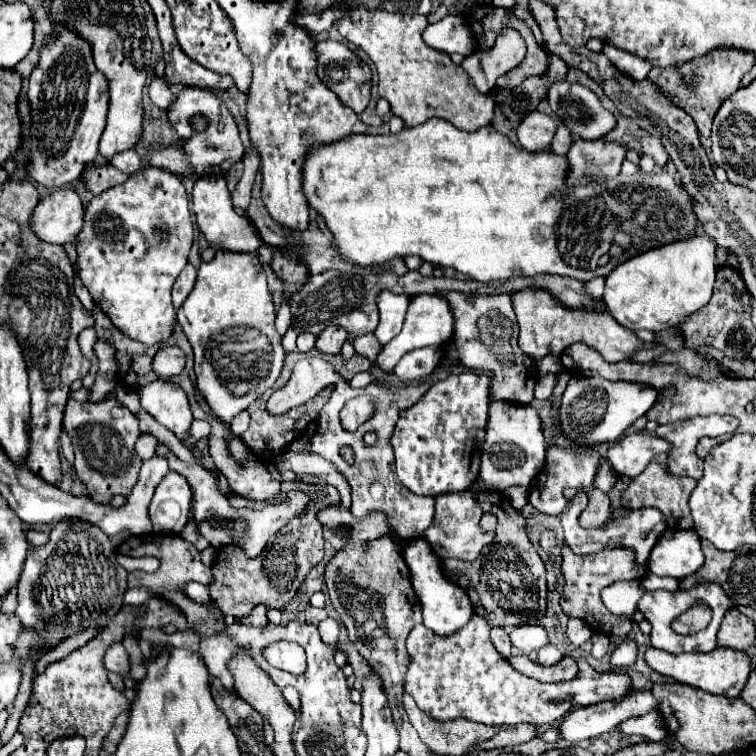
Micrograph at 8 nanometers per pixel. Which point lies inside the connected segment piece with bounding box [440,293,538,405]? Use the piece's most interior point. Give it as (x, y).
(491, 346)

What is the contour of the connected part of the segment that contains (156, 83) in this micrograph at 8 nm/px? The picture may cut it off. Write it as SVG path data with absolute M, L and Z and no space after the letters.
M154 73L148 91L150 91L152 101L154 101L158 107L162 107L162 109L166 109L166 111L172 109L172 101L174 101L174 99L172 99L172 91L170 91L168 83L164 81L164 77L158 77L158 75Z

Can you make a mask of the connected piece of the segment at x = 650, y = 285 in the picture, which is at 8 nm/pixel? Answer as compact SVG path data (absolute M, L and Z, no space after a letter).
M706 235L678 241L646 251L614 269L606 277L602 301L608 313L630 331L664 331L680 325L686 317L702 309L712 297L712 285L718 265L714 263L716 243Z

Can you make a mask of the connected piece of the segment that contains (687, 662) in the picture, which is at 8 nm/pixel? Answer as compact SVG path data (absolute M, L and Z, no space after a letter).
M648 647L644 653L644 659L648 663L650 669L654 669L660 675L672 677L674 681L682 683L682 685L690 685L690 687L698 687L706 693L716 693L716 695L724 695L724 697L738 697L748 681L750 675L750 659L746 653L742 651L734 651L734 649L724 649L724 647L716 647L710 653L680 653L672 654L654 647Z

